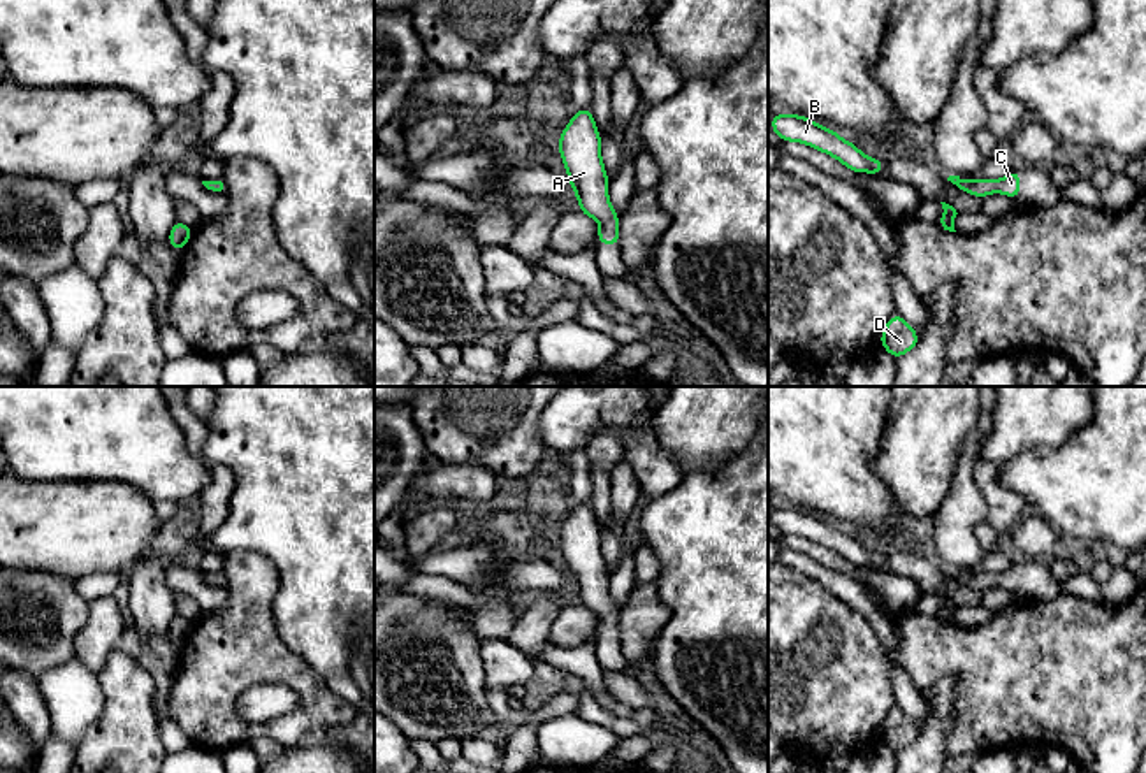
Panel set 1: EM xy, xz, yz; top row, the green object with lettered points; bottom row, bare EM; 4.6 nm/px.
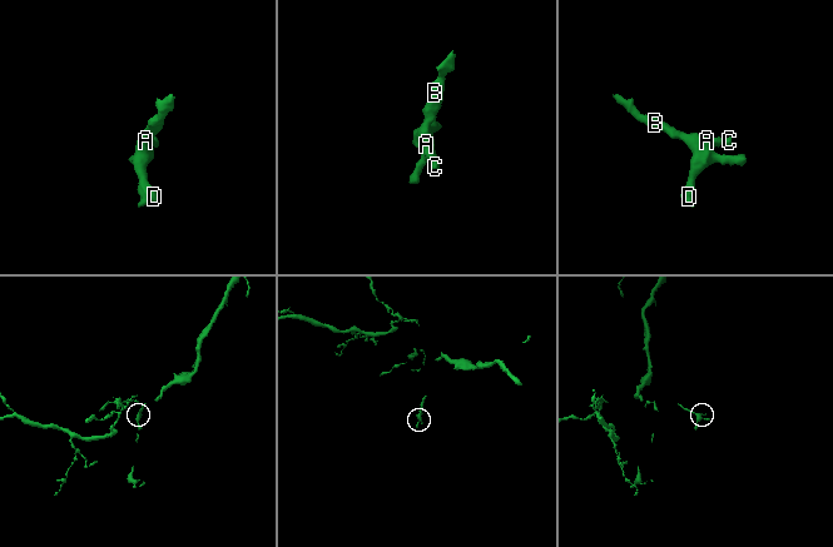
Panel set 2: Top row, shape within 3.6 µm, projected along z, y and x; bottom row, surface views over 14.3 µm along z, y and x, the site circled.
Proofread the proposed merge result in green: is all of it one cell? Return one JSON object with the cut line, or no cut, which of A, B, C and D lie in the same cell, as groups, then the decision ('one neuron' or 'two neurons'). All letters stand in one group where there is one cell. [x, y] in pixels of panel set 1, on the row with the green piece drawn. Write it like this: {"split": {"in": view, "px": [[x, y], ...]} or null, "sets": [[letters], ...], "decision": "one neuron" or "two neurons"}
{"split": null, "sets": [["A", "B", "C", "D"]], "decision": "one neuron"}

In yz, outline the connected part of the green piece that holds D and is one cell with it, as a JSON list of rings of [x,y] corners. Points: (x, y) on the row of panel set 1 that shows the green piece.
[[[895,313],[886,323],[879,343],[893,358],[896,358],[909,353],[919,343],[919,337],[914,327],[909,325],[898,313]]]

